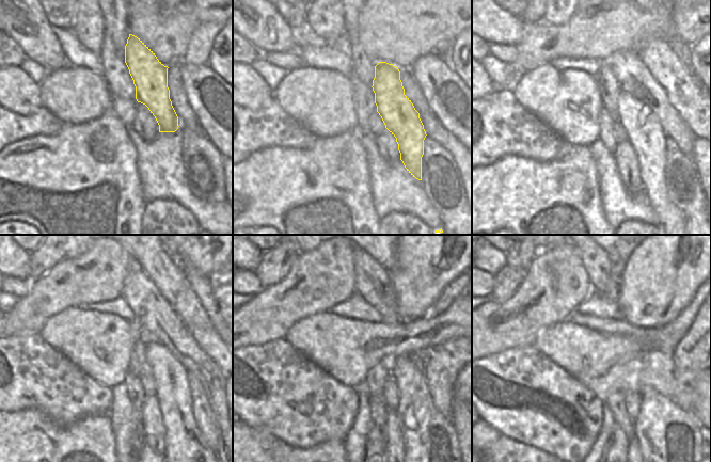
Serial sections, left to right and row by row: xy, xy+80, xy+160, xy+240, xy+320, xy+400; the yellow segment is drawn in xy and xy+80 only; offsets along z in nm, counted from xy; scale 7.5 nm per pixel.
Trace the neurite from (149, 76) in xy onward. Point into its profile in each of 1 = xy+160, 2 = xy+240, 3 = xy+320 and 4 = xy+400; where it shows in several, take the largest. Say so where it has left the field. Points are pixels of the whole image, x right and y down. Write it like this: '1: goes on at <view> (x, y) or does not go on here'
1: goes on at xy+160 (644, 130)
2: goes on at xy+240 (186, 451)
3: goes on at xy+320 (431, 451)
4: goes on at xy+400 (673, 444)

